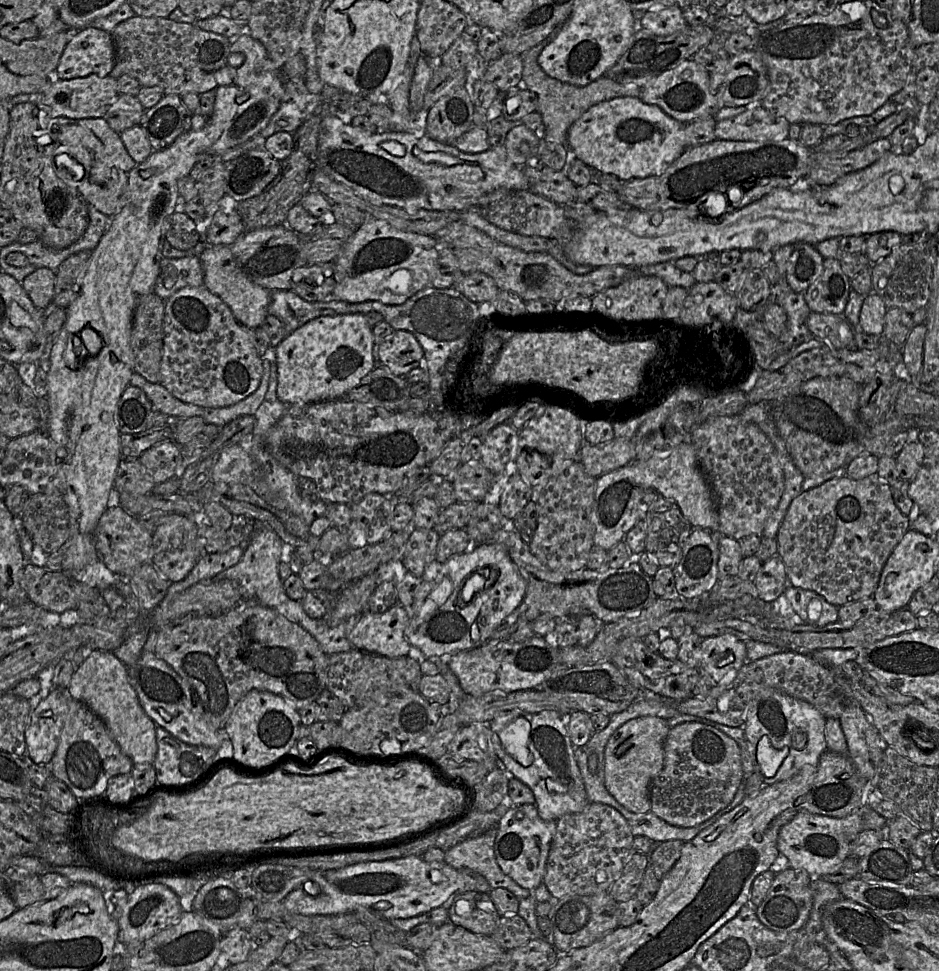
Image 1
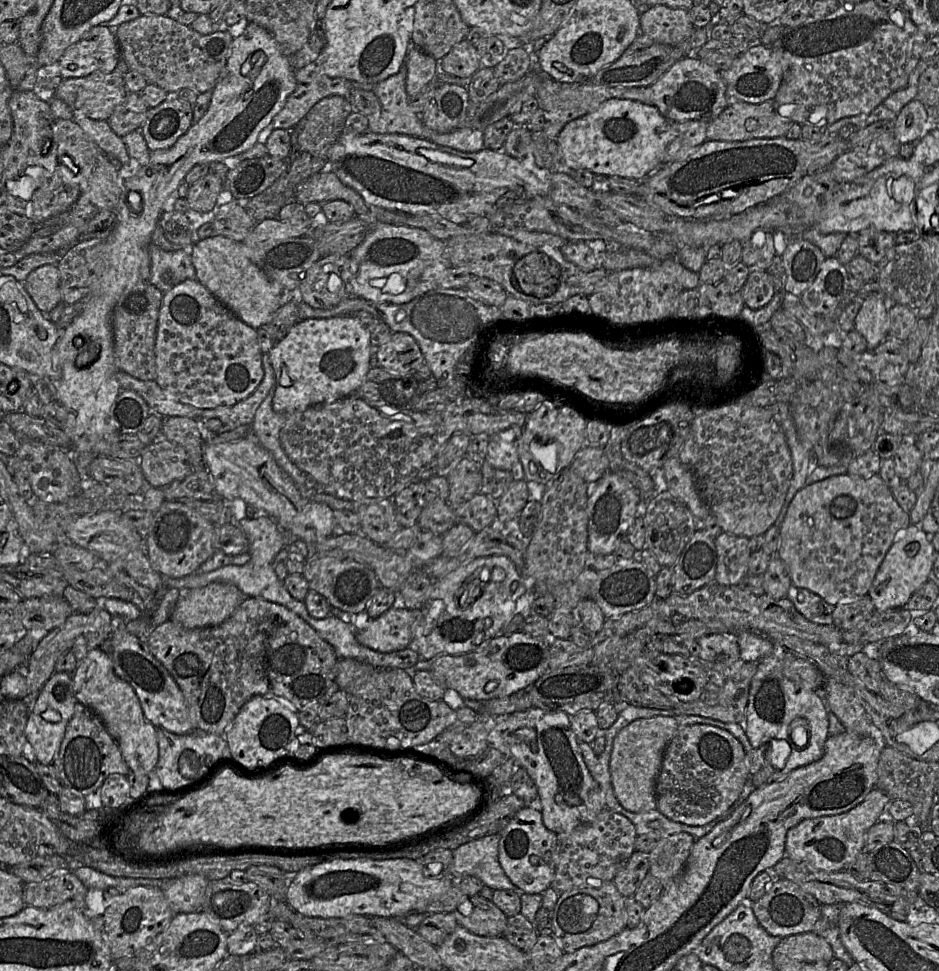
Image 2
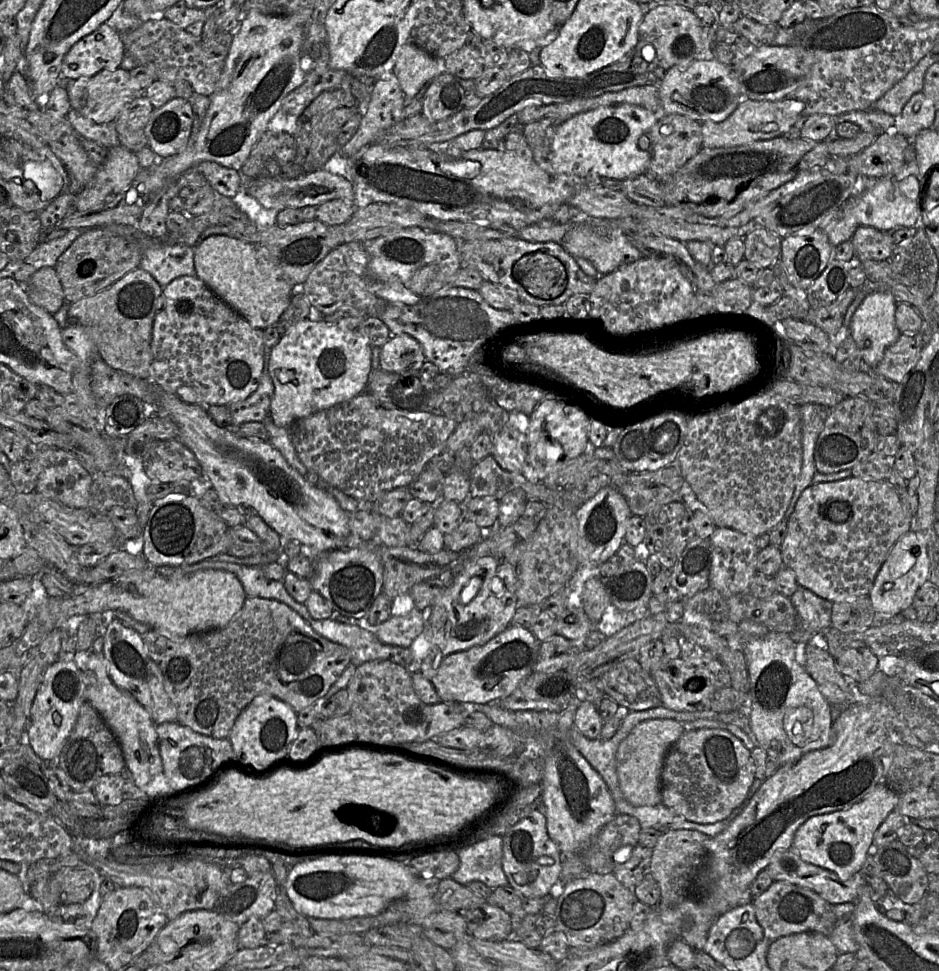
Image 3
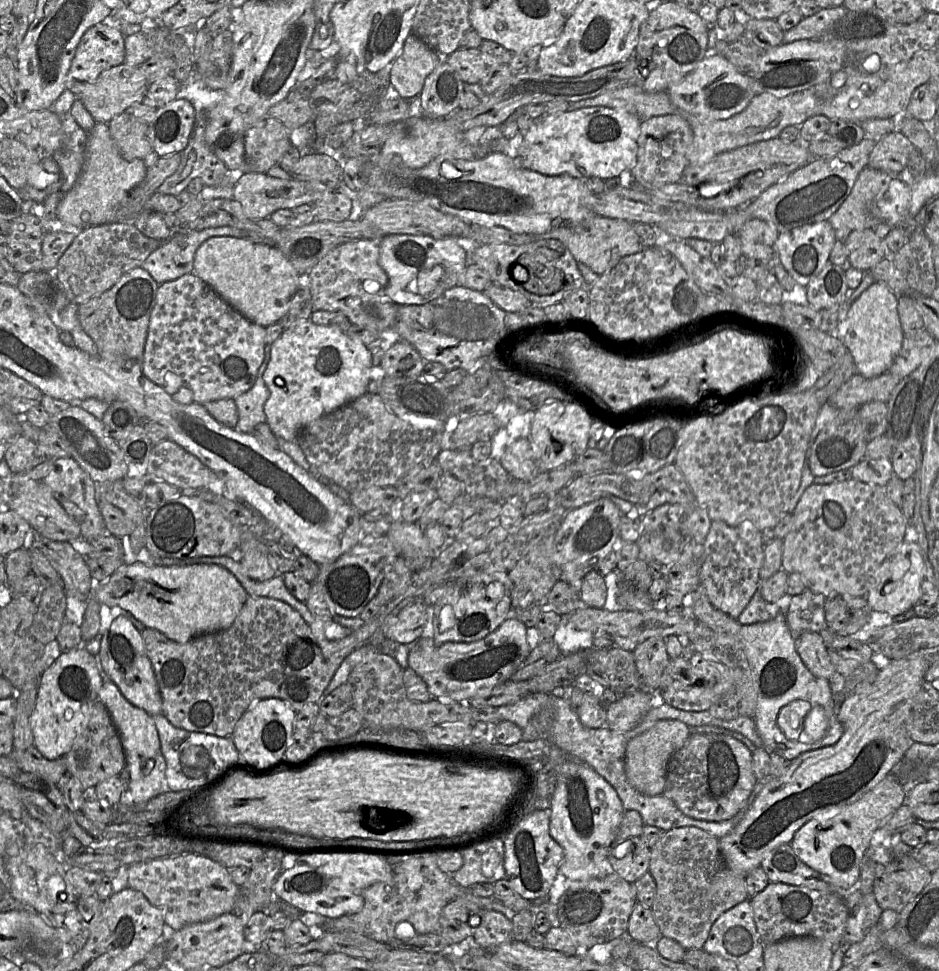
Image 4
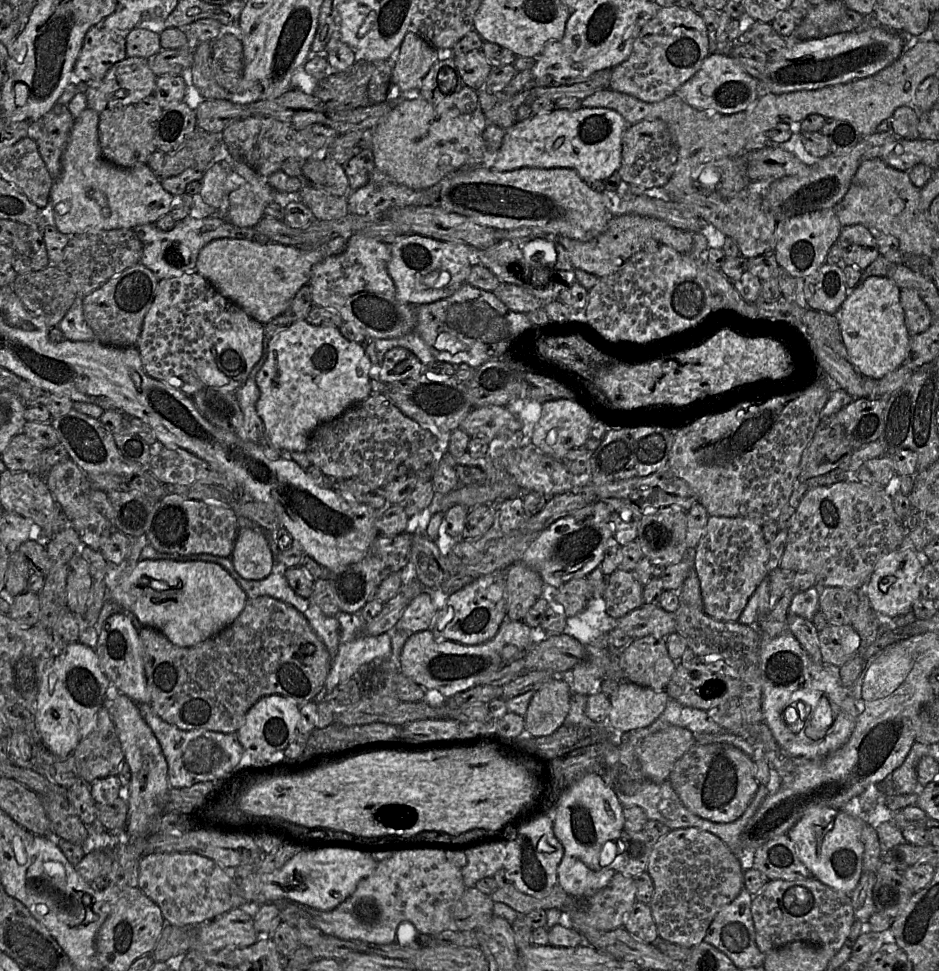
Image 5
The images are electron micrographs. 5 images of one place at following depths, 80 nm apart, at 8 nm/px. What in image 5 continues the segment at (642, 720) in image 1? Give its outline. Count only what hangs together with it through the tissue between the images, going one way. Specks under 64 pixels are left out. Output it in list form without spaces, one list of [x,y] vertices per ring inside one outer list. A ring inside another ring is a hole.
[[[670,726],[647,736],[639,746],[643,774],[655,783],[669,780],[676,762],[695,744],[694,734],[679,726]]]

